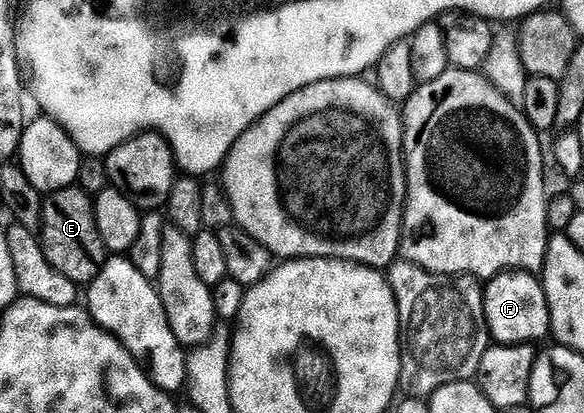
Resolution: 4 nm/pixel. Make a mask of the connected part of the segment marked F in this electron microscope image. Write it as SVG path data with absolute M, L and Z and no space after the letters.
M505 271L488 280L485 287L485 323L493 334L492 342L527 343L537 345L540 339L549 339L549 306L544 282L527 271Z

